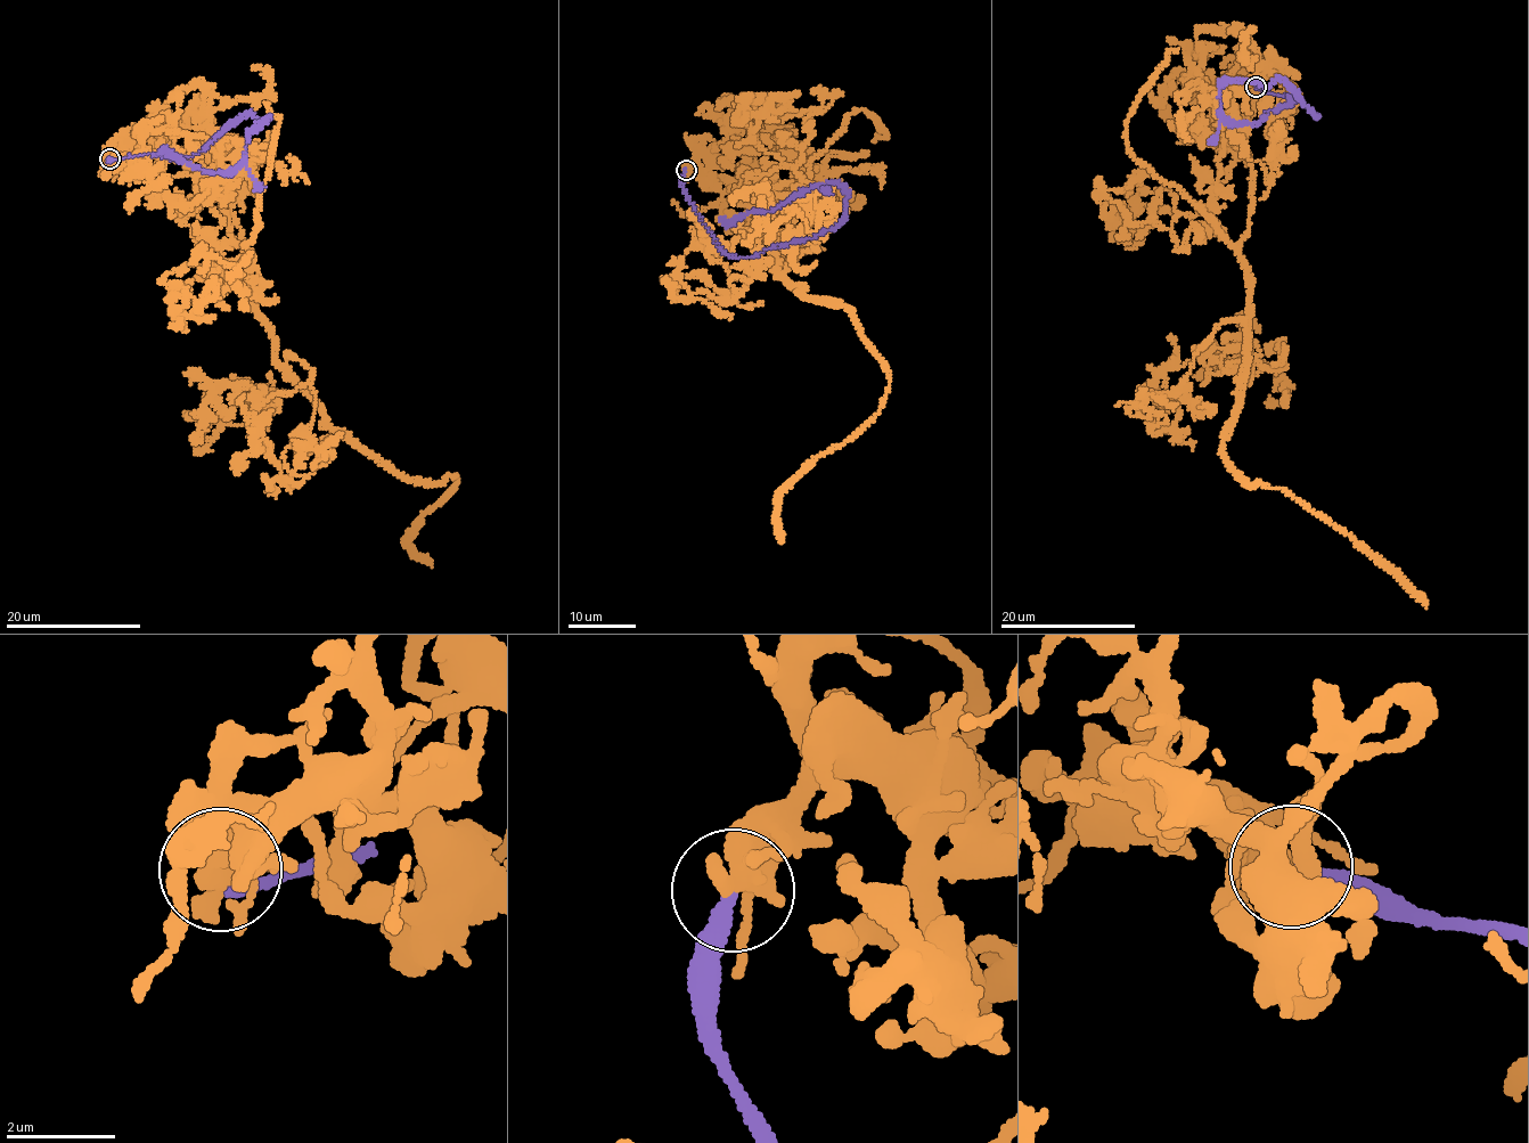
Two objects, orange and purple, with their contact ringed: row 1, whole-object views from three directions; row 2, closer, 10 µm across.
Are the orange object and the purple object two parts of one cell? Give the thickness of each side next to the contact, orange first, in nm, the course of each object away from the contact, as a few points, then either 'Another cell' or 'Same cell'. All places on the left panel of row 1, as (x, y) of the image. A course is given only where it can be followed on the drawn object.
Thickness 440 nm (orange) against 320 nm. Course of orange: (108, 158), (147, 138), (207, 185), (274, 362), (335, 430), (457, 475), (409, 540), (433, 564). Course of purple: (108, 158), (189, 156), (239, 119), (269, 116), (246, 138), (246, 156), (223, 172), (158, 150). Another cell

